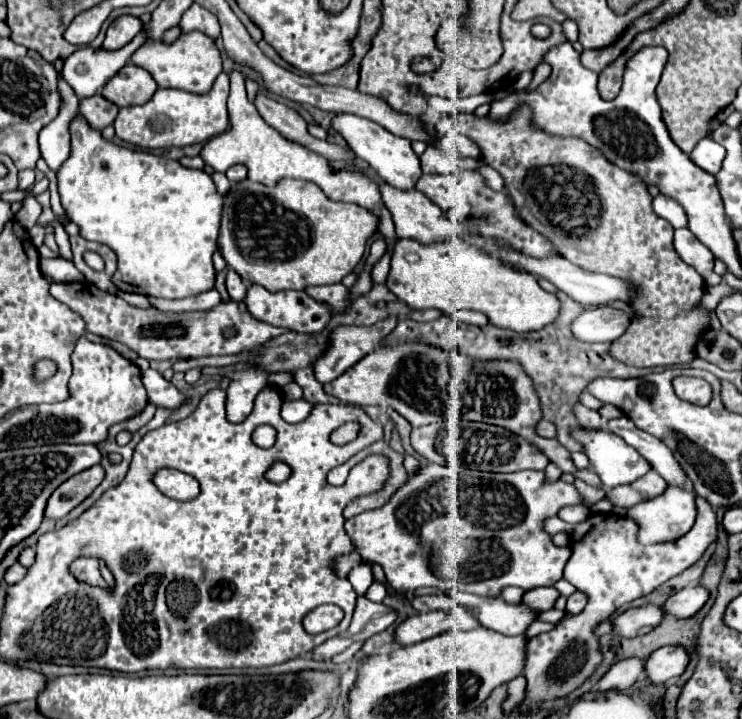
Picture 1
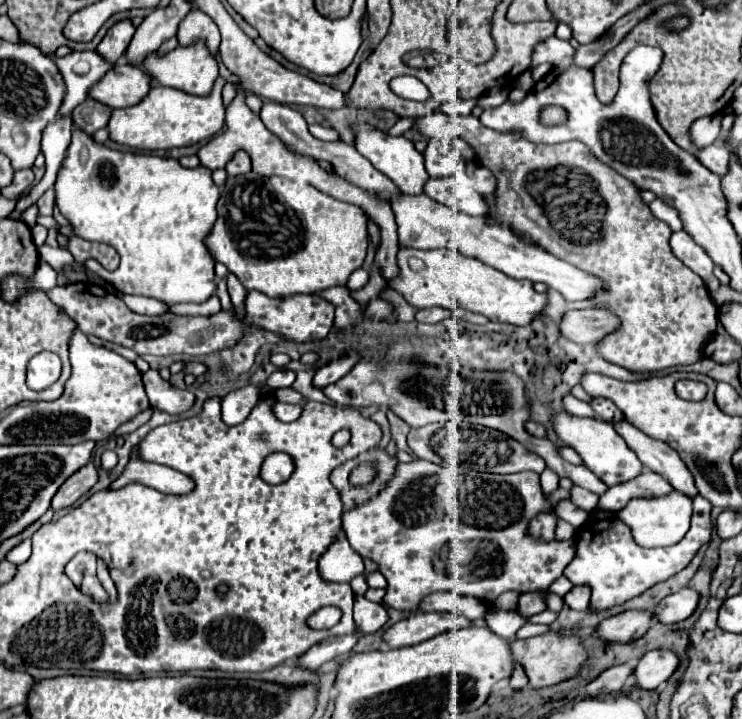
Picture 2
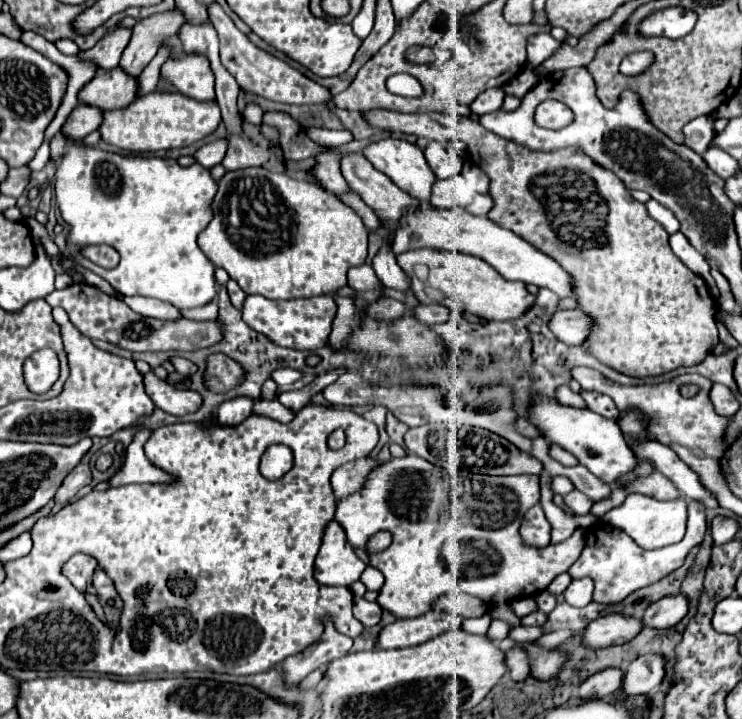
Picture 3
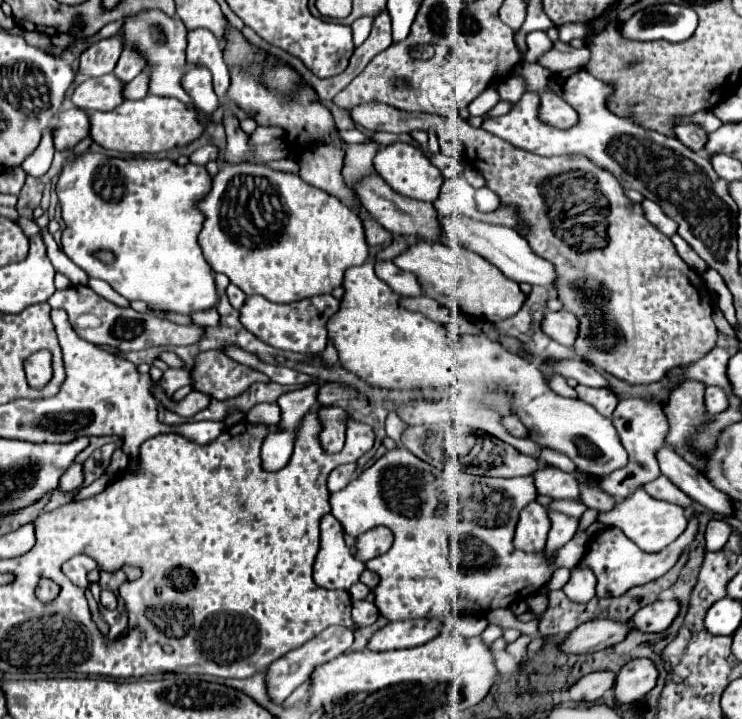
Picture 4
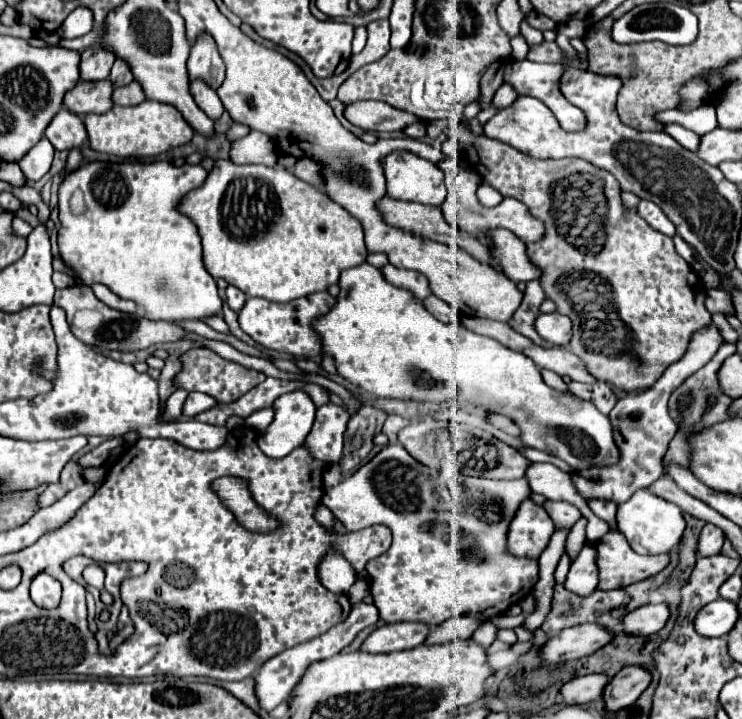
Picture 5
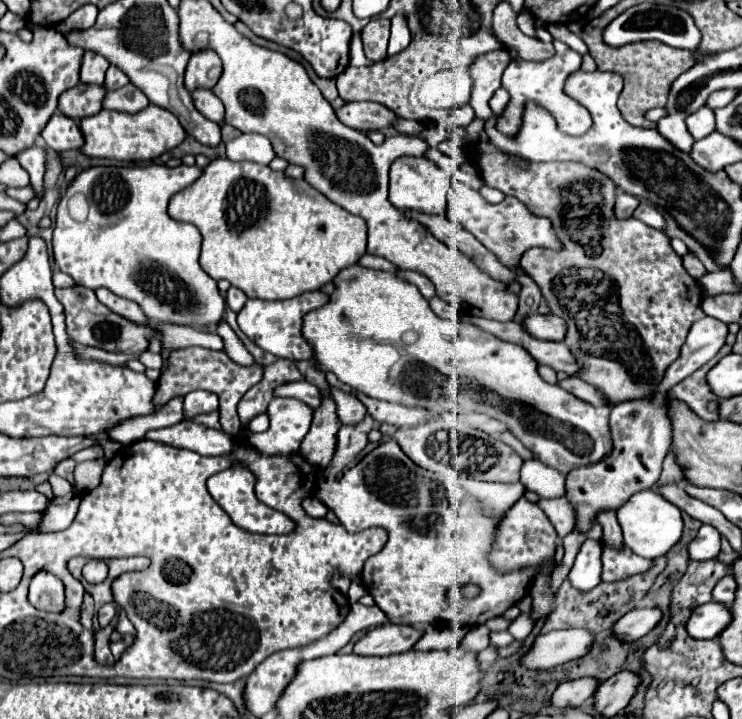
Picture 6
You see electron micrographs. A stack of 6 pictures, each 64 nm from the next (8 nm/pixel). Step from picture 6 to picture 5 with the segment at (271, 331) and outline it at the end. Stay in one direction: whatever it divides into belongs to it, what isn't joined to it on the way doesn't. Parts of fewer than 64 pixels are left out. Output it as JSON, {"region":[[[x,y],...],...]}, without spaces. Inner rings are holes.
{"region":[[[316,292],[288,304],[276,304],[264,298],[248,298],[244,308],[238,312],[238,322],[242,330],[254,338],[260,346],[276,352],[286,352],[296,358],[316,358],[322,352],[322,340],[312,328],[314,320],[328,314],[336,300],[328,292]]]}

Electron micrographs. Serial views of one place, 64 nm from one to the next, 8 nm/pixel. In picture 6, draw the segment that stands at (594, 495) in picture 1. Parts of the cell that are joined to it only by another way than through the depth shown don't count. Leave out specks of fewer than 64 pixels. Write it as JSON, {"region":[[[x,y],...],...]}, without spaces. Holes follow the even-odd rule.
{"region":[[[568,498],[540,500],[538,506],[546,512],[546,516],[554,524],[560,538],[564,538],[568,532],[572,532],[572,524],[574,524],[576,516],[572,516],[572,504],[568,504]]]}

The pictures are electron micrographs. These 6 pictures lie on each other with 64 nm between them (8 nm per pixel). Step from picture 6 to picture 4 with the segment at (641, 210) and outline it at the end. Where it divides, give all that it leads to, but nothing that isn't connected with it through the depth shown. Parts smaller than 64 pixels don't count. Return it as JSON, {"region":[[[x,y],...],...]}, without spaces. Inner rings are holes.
{"region":[[[644,200],[642,202],[642,208],[644,208],[644,214],[646,214],[646,218],[656,226],[656,228],[660,228],[666,236],[672,236],[672,234],[676,234],[676,230],[678,230],[678,224],[656,204],[656,202],[650,202],[650,200]]]}

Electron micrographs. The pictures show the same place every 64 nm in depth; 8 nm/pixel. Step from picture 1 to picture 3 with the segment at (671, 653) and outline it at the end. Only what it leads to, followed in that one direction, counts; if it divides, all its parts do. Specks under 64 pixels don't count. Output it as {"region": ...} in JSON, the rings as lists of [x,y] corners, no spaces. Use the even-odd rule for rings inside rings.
{"region":[[[644,654],[636,658],[624,672],[622,690],[626,694],[650,694],[664,680],[666,660],[660,654]]]}

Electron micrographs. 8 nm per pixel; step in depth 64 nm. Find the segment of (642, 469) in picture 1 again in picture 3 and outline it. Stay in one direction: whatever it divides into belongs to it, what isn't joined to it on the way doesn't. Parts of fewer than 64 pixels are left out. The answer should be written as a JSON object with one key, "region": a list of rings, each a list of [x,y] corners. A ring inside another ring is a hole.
{"region":[[[536,398],[532,408],[530,408],[530,418],[528,418],[534,426],[540,428],[542,436],[550,442],[550,444],[558,444],[564,450],[572,452],[578,462],[582,466],[586,466],[594,476],[598,476],[600,480],[604,480],[606,484],[614,484],[620,476],[632,472],[632,468],[636,468],[636,456],[630,450],[630,446],[626,444],[618,424],[614,420],[608,420],[588,408],[578,410],[578,408],[570,408],[570,406],[562,406],[556,400],[550,398]]]}

